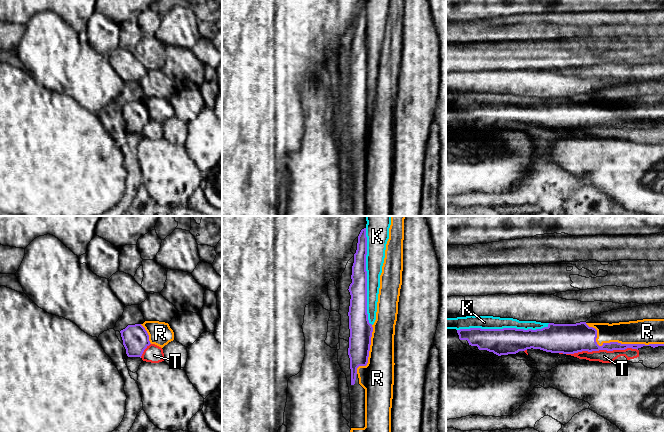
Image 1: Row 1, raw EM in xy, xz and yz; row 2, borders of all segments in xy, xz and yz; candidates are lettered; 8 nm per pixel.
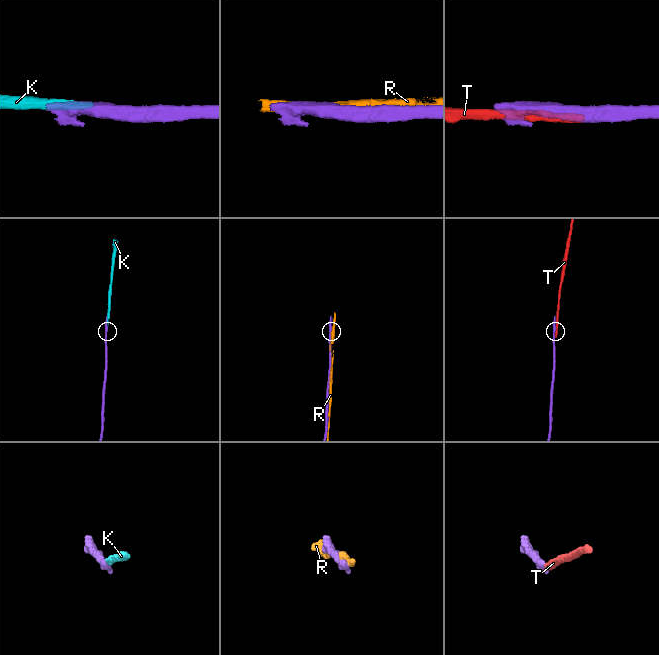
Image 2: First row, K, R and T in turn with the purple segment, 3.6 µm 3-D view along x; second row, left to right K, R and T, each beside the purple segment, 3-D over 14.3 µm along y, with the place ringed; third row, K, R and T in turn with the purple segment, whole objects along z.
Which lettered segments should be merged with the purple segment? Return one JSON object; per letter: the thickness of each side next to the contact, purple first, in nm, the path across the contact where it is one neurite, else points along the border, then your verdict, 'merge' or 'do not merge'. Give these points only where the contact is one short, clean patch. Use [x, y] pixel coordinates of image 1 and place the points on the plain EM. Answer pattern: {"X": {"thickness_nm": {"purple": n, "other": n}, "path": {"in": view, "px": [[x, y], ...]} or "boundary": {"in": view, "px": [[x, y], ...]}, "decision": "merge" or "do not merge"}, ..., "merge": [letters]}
{"K": {"thickness_nm": {"purple": 140, "other": 150}, "decision": "merge"}, "R": {"thickness_nm": {"purple": 160, "other": 200}, "decision": "do not merge"}, "T": {"thickness_nm": {"purple": 240, "other": 110}, "decision": "do not merge"}, "merge": ["K"]}

